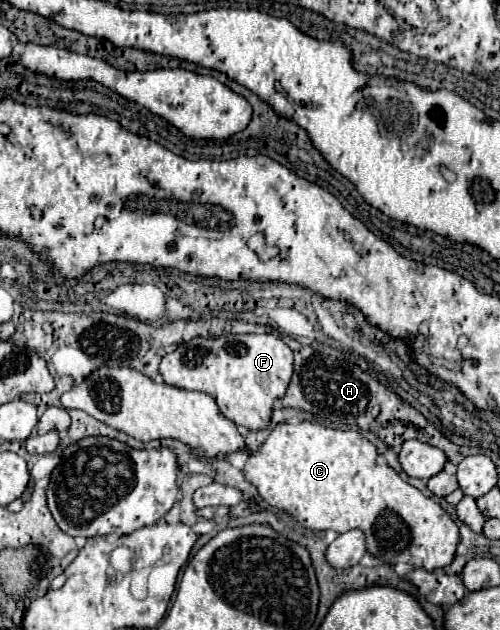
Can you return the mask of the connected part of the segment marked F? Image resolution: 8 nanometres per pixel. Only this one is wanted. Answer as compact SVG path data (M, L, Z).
M223 334L217 338L193 338L179 344L175 352L161 360L159 374L167 384L207 392L217 402L223 416L227 416L239 428L261 430L271 420L273 400L285 394L289 386L289 378L293 374L293 352L277 334Z

